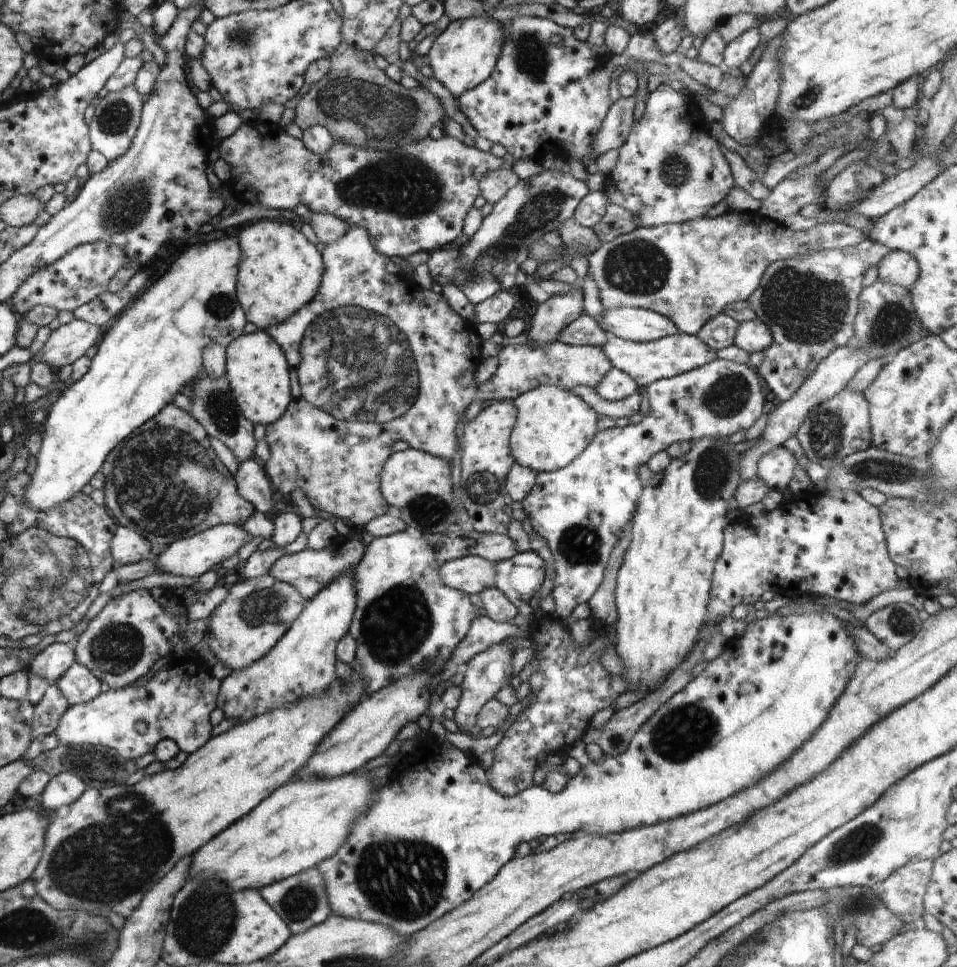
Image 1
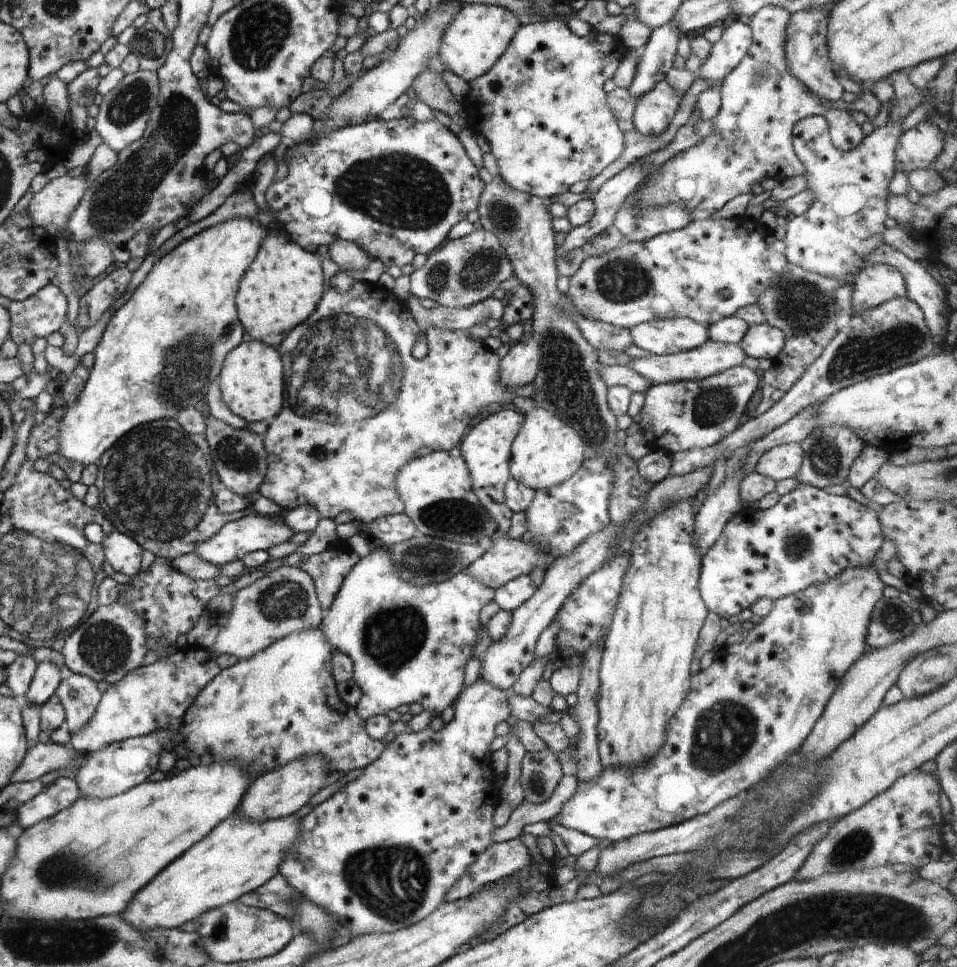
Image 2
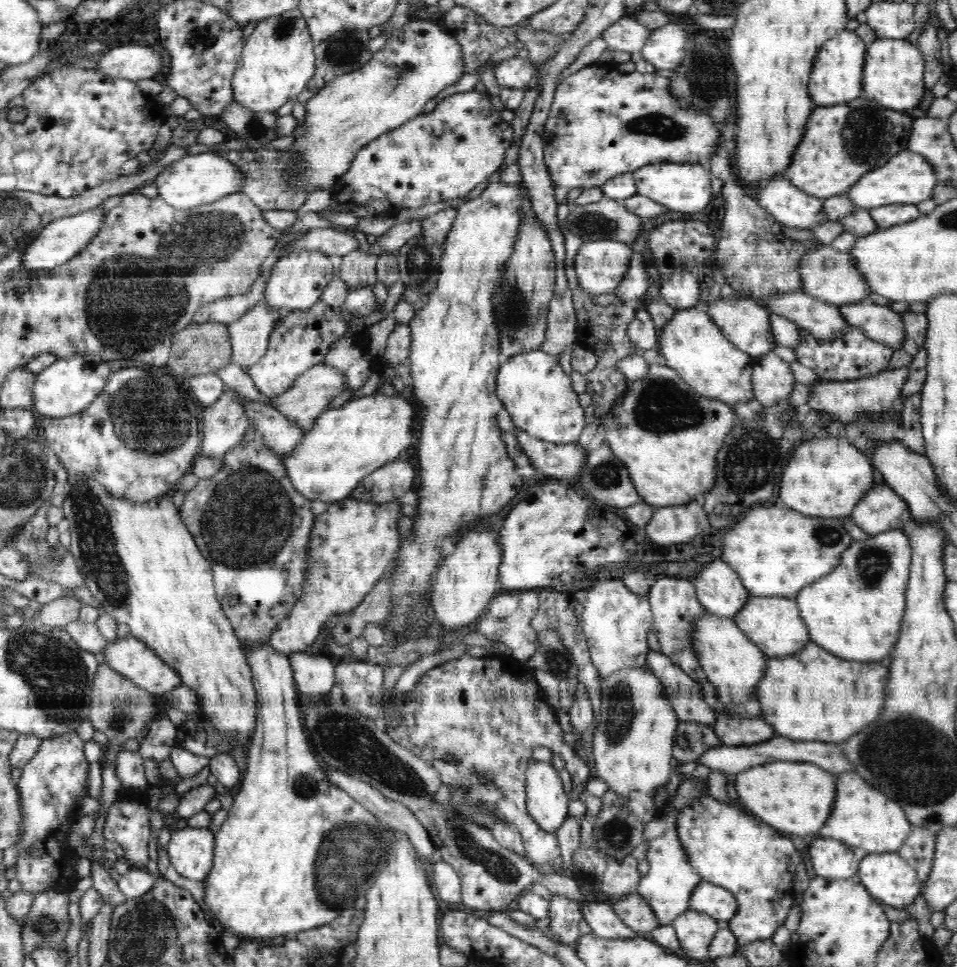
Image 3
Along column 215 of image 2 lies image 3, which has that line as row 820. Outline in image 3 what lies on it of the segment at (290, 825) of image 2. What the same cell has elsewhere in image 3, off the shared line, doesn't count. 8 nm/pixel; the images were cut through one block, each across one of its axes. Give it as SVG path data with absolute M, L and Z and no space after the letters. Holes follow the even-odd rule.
M842 774L838 776L836 800L826 824L817 834L824 838L832 838L843 842L850 848L858 848L861 854L876 852L898 852L902 842L912 832L913 824L906 817L905 809L896 800L884 796L876 788L872 788L858 774Z

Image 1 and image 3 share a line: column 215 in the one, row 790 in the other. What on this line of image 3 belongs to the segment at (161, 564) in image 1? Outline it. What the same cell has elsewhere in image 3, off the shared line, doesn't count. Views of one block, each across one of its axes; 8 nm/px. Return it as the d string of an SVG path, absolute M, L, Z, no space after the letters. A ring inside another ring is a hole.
M533 758L529 762L526 771L526 810L534 818L538 826L546 832L558 830L564 819L568 817L569 795L564 791L562 779L551 761L535 761Z

